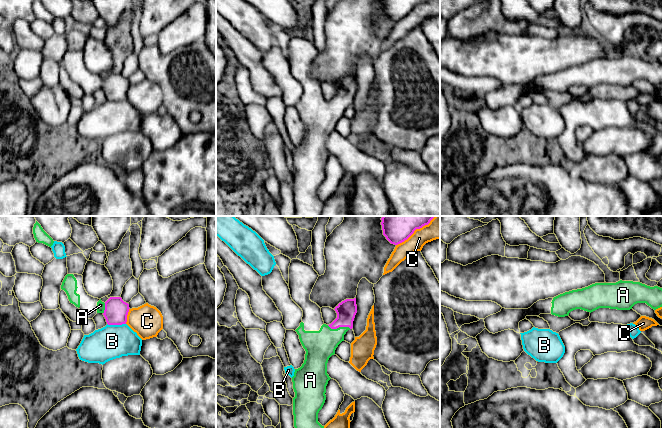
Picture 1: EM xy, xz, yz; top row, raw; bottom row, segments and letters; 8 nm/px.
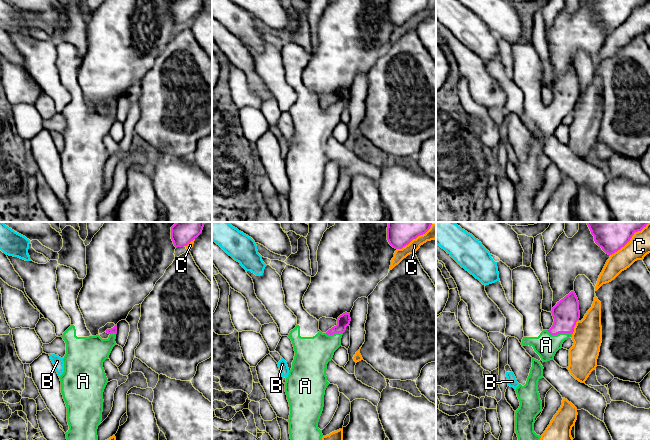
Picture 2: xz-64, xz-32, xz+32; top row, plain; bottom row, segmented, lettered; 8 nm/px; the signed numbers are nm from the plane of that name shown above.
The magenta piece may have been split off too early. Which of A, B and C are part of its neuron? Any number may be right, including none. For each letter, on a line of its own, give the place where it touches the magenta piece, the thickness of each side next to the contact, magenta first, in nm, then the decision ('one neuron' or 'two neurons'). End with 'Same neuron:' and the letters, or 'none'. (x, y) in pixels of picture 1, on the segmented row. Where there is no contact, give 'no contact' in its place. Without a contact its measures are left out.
A: contact xz (339, 326); calibres 160 and 240 nm; one neuron
B: contact xy (116, 324); calibres 190 and 280 nm; two neurons
C: contact xy (126, 316); calibres 190 and 260 nm; two neurons
Same neuron: A

